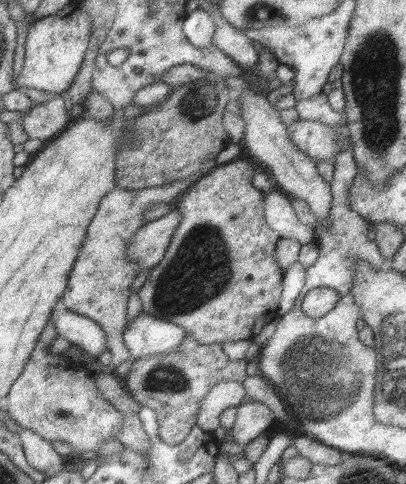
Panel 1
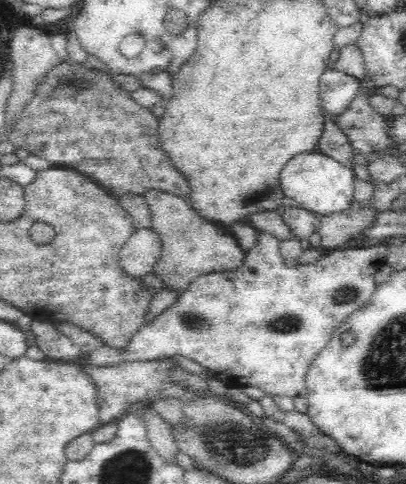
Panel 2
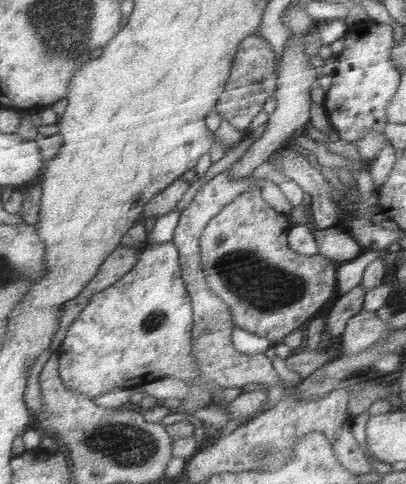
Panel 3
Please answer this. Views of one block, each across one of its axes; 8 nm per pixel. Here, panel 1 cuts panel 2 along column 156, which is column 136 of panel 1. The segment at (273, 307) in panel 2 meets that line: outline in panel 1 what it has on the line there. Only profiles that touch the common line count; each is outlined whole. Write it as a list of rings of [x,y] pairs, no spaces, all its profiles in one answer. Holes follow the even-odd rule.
[[[141,310],[141,314],[125,330],[125,346],[131,350],[133,360],[171,354],[185,342],[185,338],[187,328],[145,310]]]

